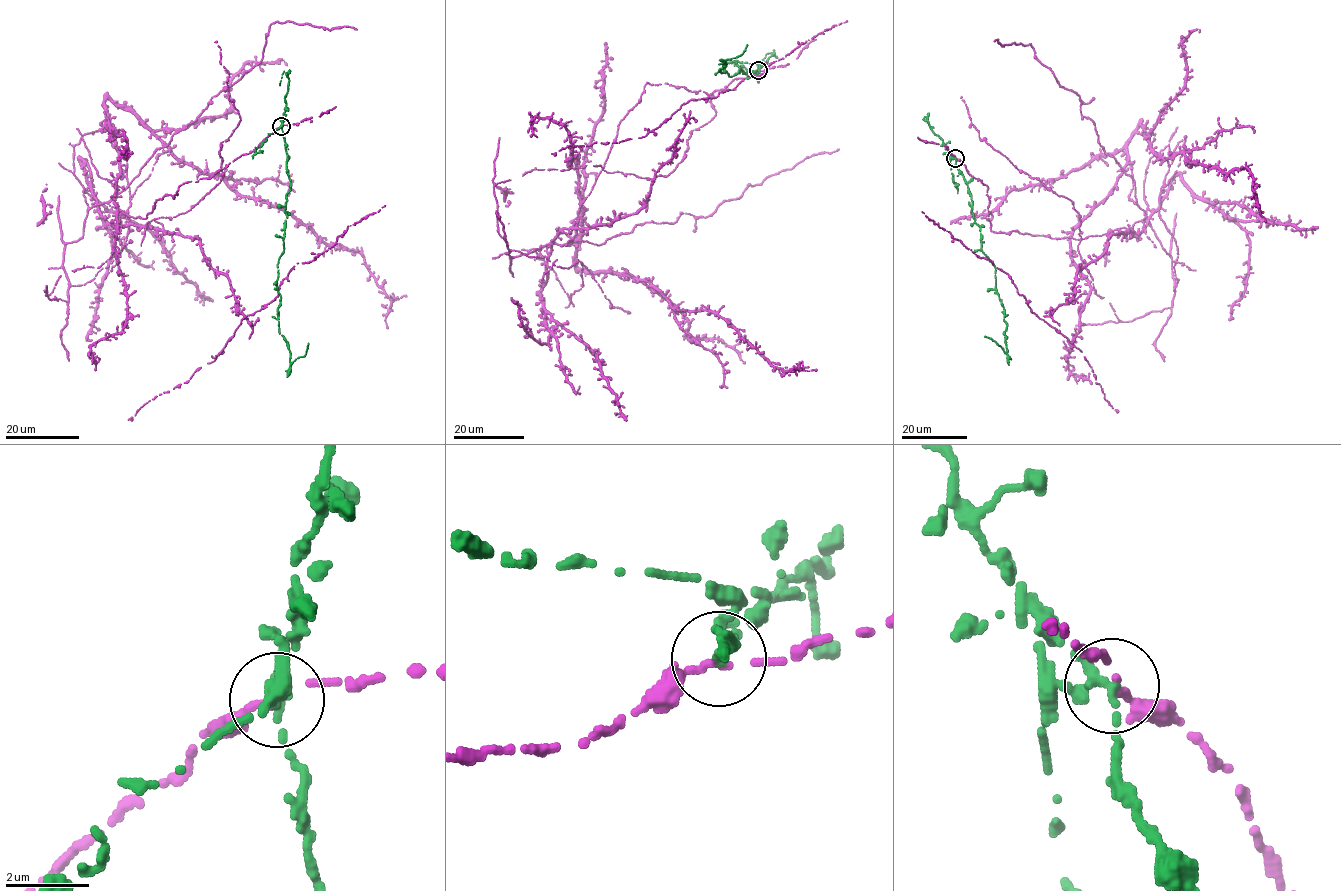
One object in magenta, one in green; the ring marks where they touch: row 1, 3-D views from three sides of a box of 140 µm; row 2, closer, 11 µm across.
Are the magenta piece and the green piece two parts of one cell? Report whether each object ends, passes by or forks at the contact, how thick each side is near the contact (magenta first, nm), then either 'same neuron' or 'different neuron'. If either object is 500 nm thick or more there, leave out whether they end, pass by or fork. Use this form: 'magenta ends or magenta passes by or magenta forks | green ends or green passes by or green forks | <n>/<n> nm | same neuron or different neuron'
magenta passes by | green passes by | 130/220 nm | different neuron

